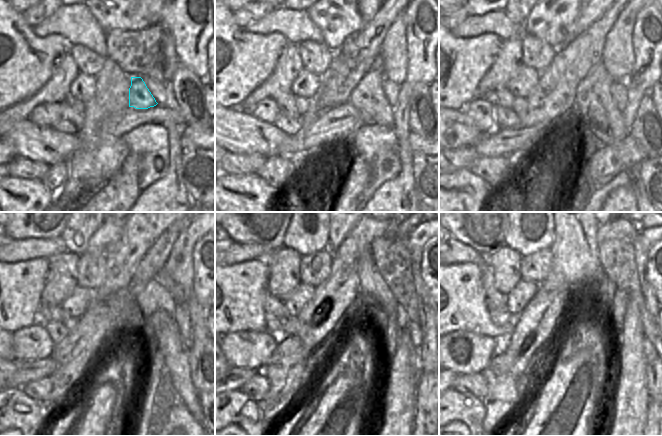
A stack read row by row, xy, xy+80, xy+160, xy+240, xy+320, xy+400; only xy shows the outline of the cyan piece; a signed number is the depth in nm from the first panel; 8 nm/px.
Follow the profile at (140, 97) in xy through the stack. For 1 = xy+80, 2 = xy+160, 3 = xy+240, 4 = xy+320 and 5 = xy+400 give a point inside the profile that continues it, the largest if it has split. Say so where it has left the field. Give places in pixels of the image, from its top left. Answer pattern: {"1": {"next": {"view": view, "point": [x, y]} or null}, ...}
{"1": {"next": {"view": "xy+80", "point": [368, 97]}}, "2": {"next": {"view": "xy+160", "point": [593, 104]}}, "3": {"next": {"view": "xy+240", "point": [156, 305]}}, "4": {"next": {"view": "xy+320", "point": [371, 283]}}, "5": {"next": {"view": "xy+400", "point": [574, 260]}}}

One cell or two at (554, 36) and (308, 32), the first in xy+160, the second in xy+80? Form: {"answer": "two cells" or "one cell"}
{"answer": "two cells"}

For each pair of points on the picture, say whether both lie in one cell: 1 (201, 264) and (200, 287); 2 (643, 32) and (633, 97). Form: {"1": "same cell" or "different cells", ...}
{"1": "same cell", "2": "same cell"}

